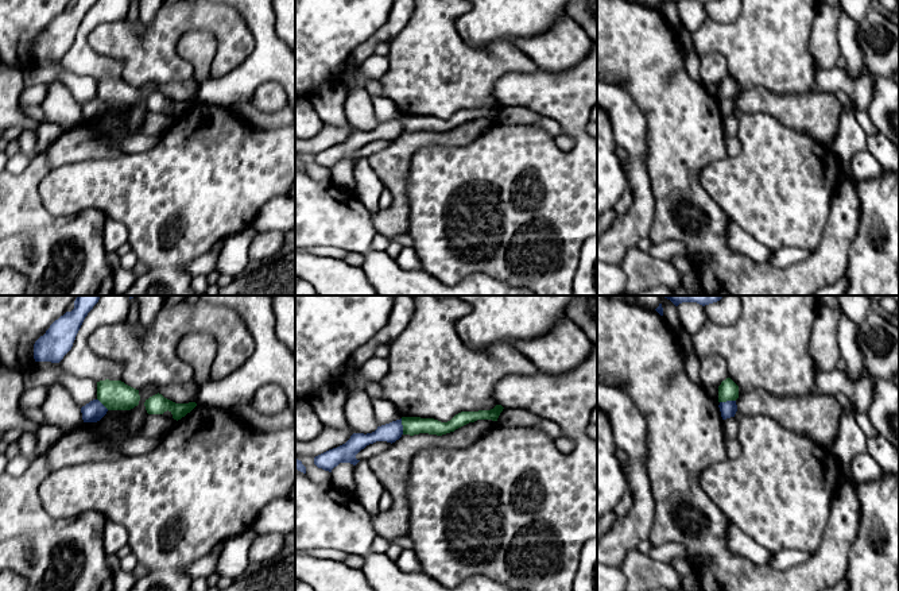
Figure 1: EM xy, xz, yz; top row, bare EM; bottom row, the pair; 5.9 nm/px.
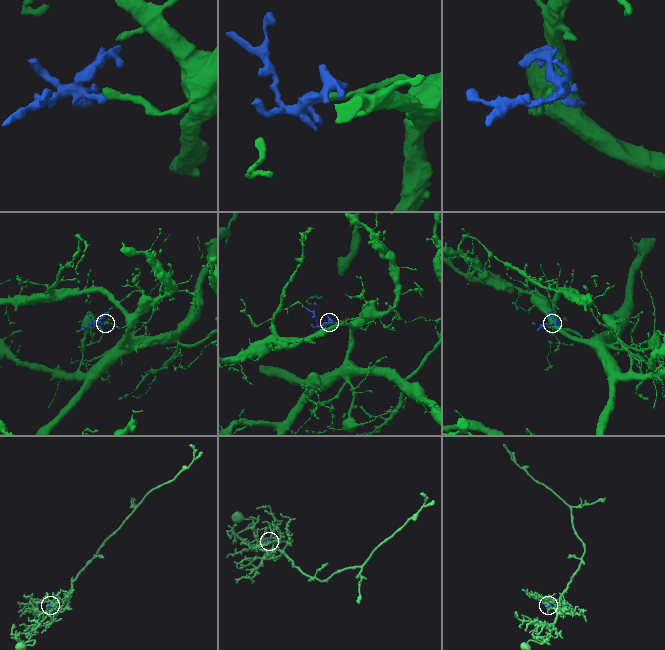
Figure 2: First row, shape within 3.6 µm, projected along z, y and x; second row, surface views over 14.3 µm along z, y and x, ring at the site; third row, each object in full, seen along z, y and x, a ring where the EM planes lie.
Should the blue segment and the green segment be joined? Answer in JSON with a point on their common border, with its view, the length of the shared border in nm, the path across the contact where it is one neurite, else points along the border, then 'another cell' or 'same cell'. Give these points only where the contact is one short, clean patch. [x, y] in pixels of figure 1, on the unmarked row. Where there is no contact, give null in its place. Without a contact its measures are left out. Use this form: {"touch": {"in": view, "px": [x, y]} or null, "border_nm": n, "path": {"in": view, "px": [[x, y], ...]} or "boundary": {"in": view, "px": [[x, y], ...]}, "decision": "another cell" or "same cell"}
{"touch": {"in": "xz", "px": [402, 124]}, "border_nm": 100, "boundary": {"in": "xz", "px": [[400, 116], [403, 131]]}, "decision": "another cell"}

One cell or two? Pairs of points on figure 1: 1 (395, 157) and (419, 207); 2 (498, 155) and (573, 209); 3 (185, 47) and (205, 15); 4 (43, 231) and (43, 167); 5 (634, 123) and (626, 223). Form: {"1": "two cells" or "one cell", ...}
{"1": "two cells", "2": "one cell", "3": "two cells", "4": "one cell", "5": "one cell"}

